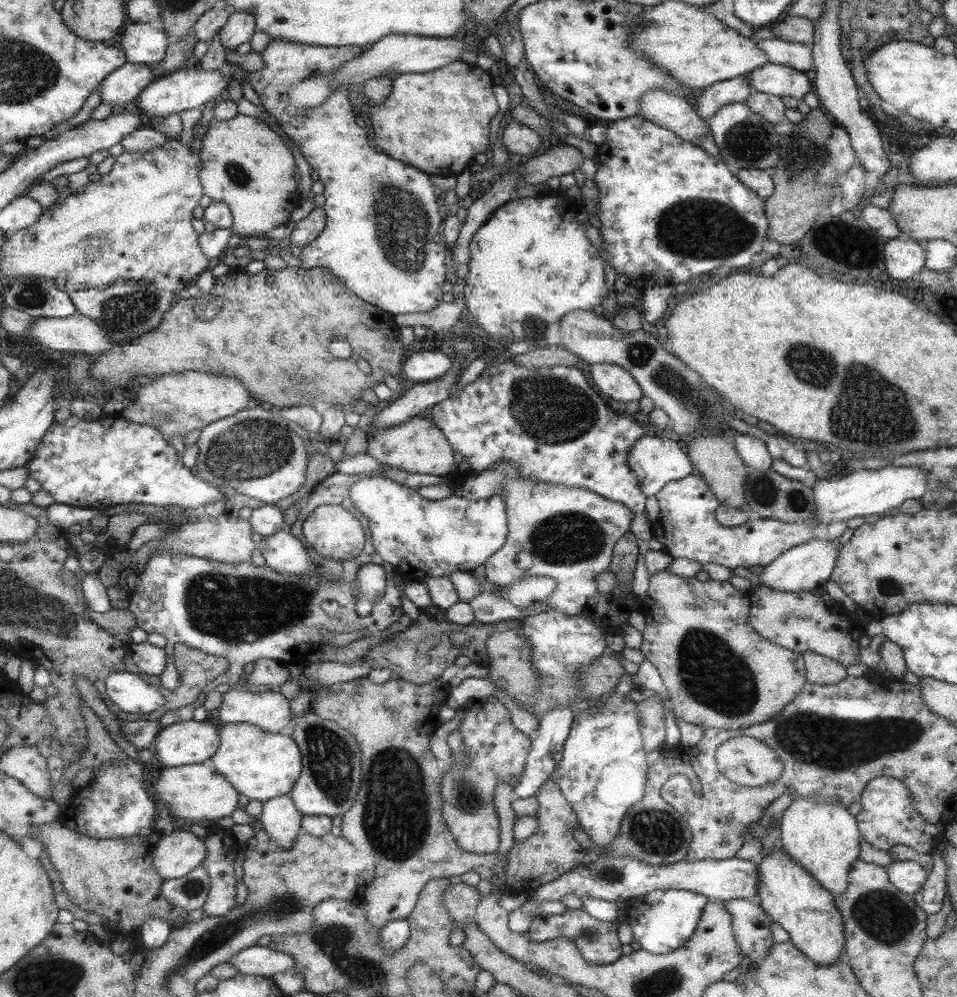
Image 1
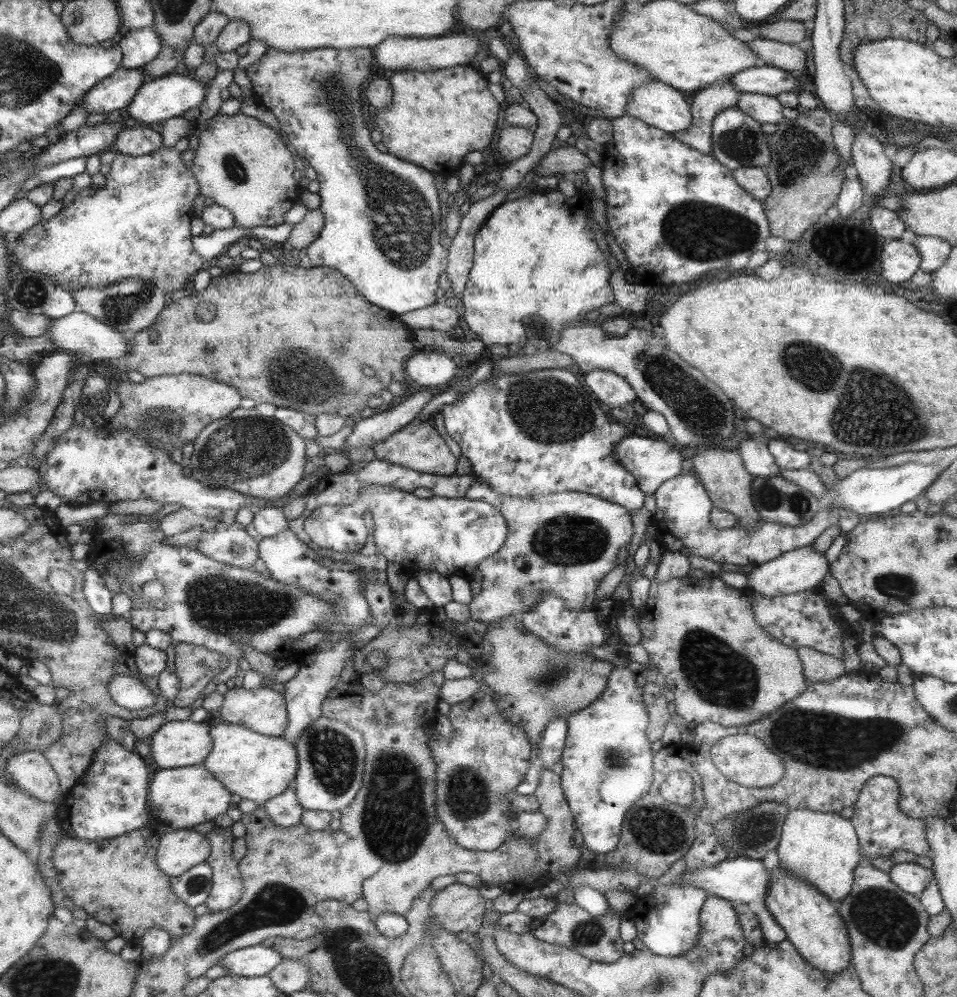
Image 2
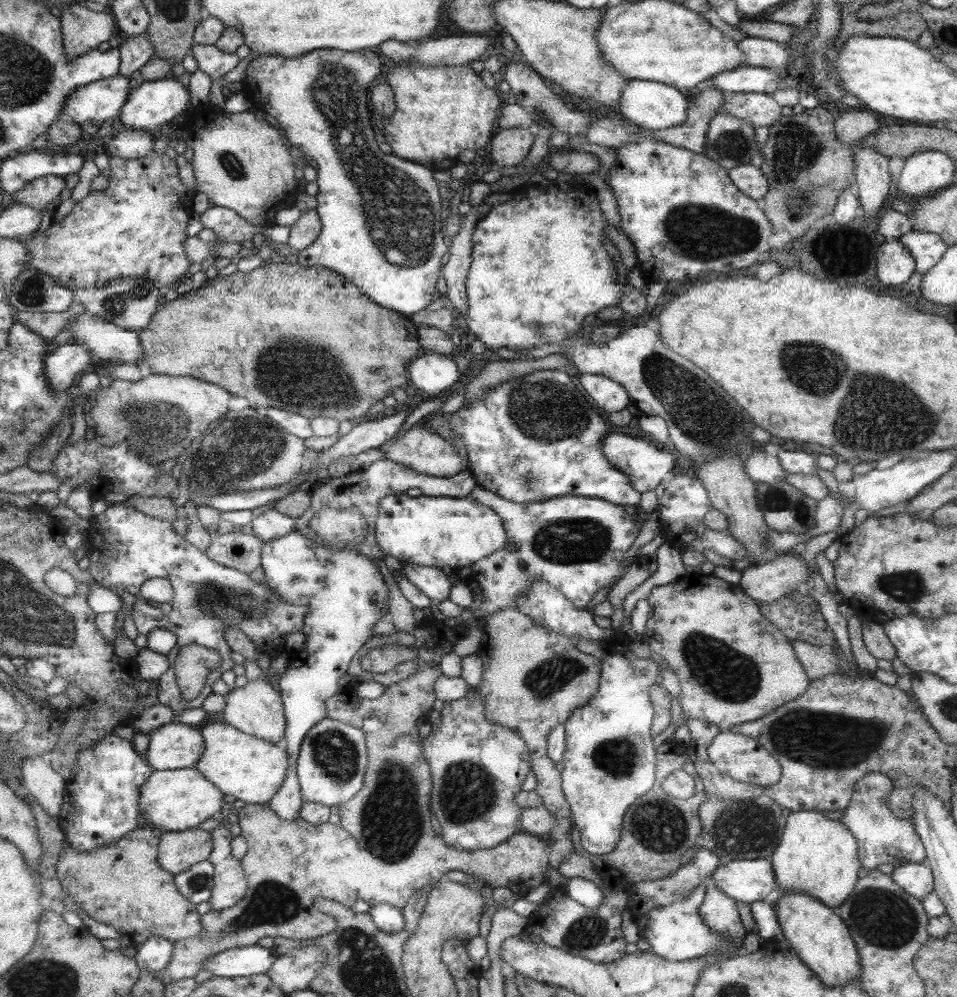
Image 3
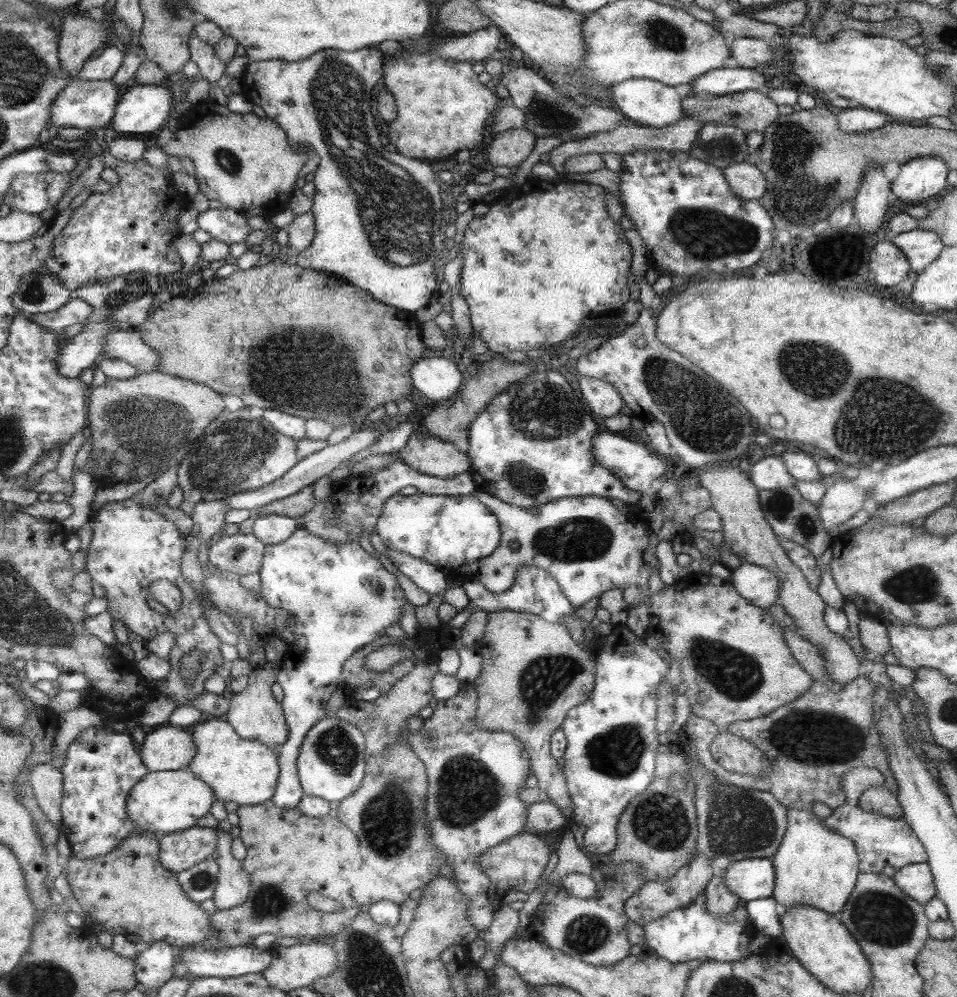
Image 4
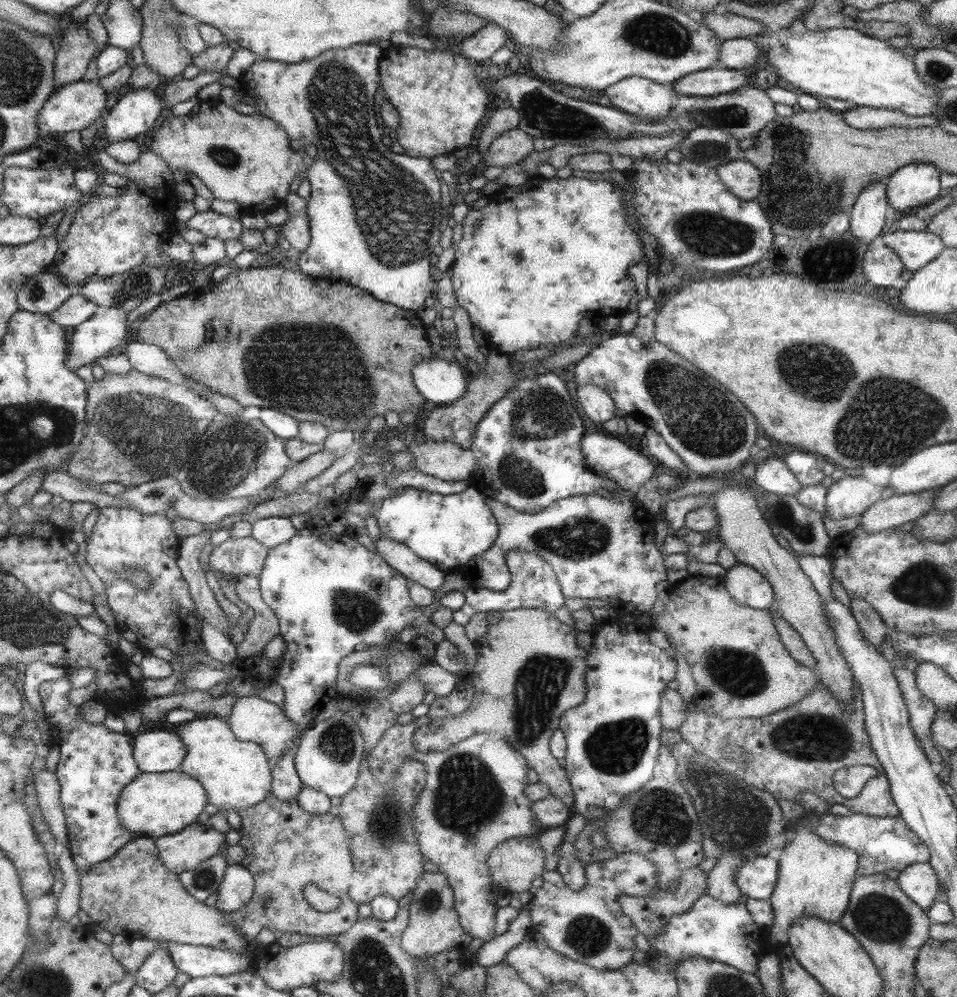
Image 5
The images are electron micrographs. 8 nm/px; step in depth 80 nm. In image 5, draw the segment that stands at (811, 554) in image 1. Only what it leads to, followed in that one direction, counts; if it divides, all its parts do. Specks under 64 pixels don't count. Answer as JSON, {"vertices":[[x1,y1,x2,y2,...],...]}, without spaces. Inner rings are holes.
{"vertices":[[736,562,721,577,727,593,739,605,758,610,768,610,774,606,774,594,769,581,750,565]]}

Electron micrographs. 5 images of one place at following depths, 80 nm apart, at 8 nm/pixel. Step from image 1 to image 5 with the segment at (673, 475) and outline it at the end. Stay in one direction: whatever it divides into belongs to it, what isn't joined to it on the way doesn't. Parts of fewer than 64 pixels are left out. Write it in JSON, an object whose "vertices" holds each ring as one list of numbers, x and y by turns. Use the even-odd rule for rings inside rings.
{"vertices":[[584,432,580,448,587,467,595,475,615,483,619,489,631,490,633,484,641,486,641,482,653,478,653,466,619,439]]}

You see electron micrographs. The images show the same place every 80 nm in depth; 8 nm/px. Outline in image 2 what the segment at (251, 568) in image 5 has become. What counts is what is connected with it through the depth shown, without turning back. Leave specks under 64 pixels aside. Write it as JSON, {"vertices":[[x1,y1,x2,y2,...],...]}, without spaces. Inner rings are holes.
{"vertices":[[217,521,202,526,196,544,203,554,223,564,251,569,258,558,258,539,248,536,245,527,233,522,225,525]]}

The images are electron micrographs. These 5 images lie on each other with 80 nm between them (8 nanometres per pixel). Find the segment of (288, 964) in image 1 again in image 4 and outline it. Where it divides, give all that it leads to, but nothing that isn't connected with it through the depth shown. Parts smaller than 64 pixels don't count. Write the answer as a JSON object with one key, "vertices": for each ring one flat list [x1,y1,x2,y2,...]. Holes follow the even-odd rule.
{"vertices":[[253,945,221,950,187,950,181,960,191,976,233,978,265,971,271,962,271,952,256,950]]}

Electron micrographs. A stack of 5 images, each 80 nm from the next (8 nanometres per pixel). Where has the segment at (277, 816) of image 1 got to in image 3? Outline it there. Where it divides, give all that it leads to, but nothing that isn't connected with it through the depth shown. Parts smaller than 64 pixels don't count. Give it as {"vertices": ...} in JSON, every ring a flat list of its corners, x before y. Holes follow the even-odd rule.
{"vertices":[[295,531,279,539,262,543,261,567,264,583,283,603,309,609,304,616,302,627,298,630,305,636,303,648,300,648,297,654,298,663,286,667,278,680,286,719,286,732,281,745,286,751,288,765,286,778,283,779,277,794,269,800,268,805,283,820,291,820,298,814,304,801,296,775,296,763,302,741,305,739,306,732,326,717,326,700,340,689,338,680,344,676,351,657,373,635,371,631,373,624,379,619,388,620,387,587,377,564,362,553,358,553,354,546,346,546,334,551,333,547,311,542,303,534]]}

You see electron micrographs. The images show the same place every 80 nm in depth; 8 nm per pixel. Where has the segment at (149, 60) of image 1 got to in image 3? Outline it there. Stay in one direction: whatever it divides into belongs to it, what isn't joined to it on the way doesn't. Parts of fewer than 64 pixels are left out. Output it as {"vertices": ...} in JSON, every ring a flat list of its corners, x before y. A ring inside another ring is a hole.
{"vertices":[[148,33,141,34,137,38,128,39,119,47,122,53,120,74,123,76,135,74,135,70,140,71,156,55,155,47,153,47]]}

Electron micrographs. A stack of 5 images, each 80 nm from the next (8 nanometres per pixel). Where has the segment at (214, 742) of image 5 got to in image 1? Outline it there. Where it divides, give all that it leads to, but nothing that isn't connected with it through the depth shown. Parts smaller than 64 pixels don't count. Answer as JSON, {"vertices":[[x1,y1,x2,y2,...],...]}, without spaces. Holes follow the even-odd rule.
{"vertices":[[226,723,219,728,219,736,221,737,221,746,209,763,214,765,217,772,231,781,235,792,262,803,274,799,275,796,287,795,292,790,295,780,302,772,302,753,299,752,298,746,295,745,287,731,275,734,263,732,261,728,257,728,253,724]]}

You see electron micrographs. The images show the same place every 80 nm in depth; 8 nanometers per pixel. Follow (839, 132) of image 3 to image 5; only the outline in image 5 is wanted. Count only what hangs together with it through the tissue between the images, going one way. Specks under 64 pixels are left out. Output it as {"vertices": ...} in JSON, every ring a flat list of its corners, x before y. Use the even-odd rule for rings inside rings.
{"vertices":[[851,106,844,113,839,112,843,122,849,128,857,130,878,130,888,127,901,127,903,129,915,129,925,126,935,128,939,123,935,117,927,116,907,116,899,110,886,108,869,108,866,106]]}

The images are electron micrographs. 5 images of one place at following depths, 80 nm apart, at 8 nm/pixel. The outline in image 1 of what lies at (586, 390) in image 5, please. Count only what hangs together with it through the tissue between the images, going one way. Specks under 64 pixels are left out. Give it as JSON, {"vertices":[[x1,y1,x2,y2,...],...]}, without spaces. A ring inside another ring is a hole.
{"vertices":[[591,364,588,379,599,396,612,398,617,402,638,401,642,397,640,386,631,375,614,364]]}

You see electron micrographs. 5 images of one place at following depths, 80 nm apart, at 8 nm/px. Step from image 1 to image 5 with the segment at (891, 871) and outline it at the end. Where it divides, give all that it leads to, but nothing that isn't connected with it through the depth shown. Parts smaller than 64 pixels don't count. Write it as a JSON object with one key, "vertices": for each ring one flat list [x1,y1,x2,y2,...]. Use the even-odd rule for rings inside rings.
{"vertices":[[913,863,903,869,895,881,899,888,926,913,939,894,939,882,929,863]]}

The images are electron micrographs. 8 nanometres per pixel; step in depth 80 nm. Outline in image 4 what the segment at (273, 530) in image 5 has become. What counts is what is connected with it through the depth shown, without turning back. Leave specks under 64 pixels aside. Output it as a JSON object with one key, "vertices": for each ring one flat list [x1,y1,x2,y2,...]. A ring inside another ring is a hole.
{"vertices":[[266,514,254,518,251,526,253,536,257,537,263,545,277,545,290,539,298,530,297,520,287,516]]}

